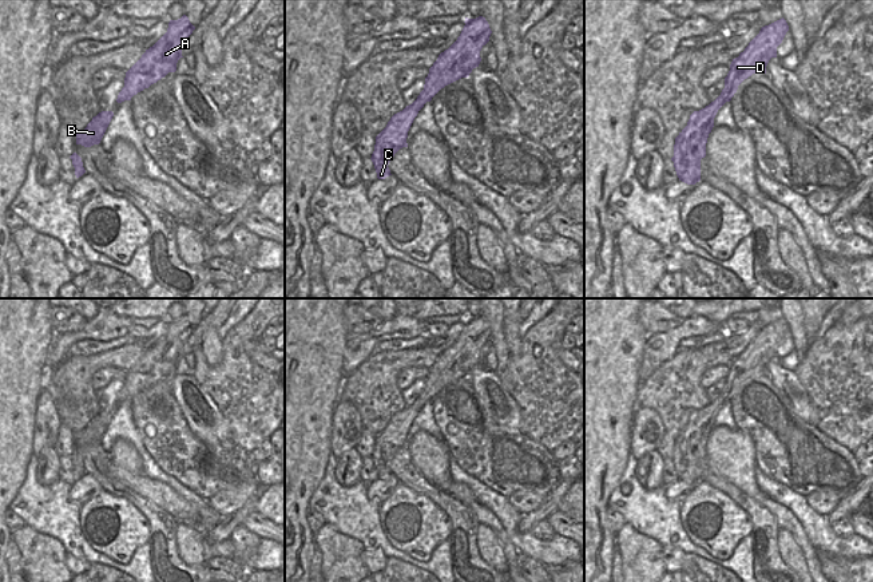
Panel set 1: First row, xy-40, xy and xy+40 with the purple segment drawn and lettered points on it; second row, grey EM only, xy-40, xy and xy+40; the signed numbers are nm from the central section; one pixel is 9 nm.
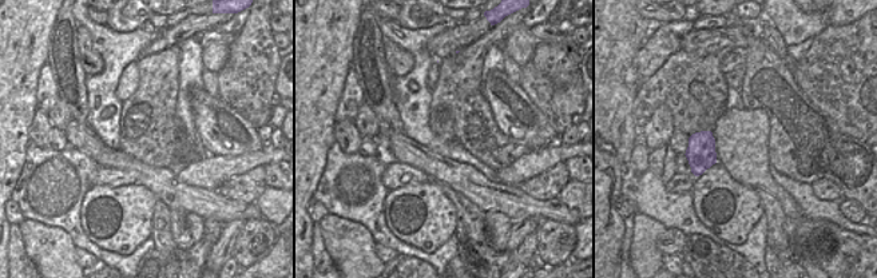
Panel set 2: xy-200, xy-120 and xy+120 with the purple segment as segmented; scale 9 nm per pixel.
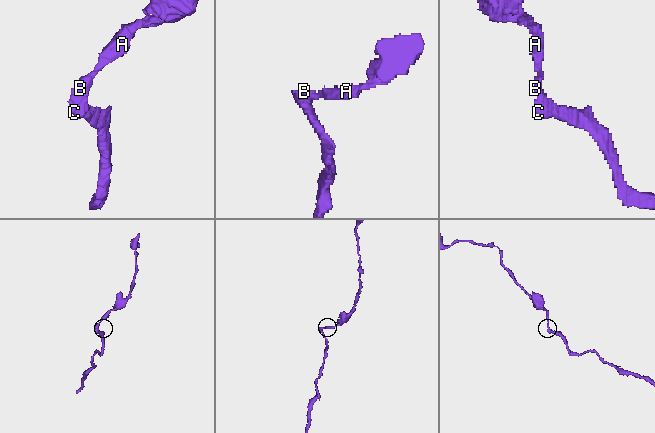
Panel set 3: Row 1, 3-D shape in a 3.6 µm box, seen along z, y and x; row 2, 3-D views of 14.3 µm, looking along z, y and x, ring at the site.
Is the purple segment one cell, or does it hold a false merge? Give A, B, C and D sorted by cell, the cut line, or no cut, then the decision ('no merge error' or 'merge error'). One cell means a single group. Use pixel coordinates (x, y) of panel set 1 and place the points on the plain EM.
groups A B C D; cut none; no merge error

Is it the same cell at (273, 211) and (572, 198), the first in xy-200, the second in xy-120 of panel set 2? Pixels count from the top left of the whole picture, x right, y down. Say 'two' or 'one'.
one

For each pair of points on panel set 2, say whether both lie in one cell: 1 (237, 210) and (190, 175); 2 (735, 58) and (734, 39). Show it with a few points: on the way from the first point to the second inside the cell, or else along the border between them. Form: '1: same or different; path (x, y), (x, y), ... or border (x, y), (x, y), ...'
1: different; border (178, 182), (217, 190)
2: different; border (730, 50), (742, 52)

